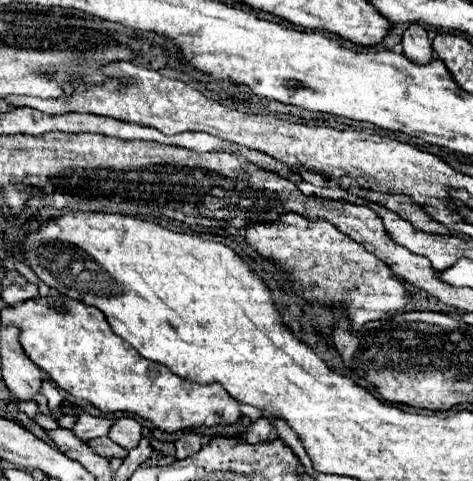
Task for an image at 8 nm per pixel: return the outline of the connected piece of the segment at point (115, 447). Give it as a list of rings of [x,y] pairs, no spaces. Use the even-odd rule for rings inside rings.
[[[97,438],[97,440],[91,440],[91,442],[87,442],[99,456],[103,456],[103,458],[121,458],[121,460],[125,460],[127,458],[127,450],[125,448],[121,448],[119,444],[115,444],[111,438]]]

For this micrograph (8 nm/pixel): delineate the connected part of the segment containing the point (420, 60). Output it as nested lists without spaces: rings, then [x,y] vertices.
[[[411,24],[403,32],[403,54],[417,64],[427,64],[433,60],[433,46],[427,30],[421,24]]]

